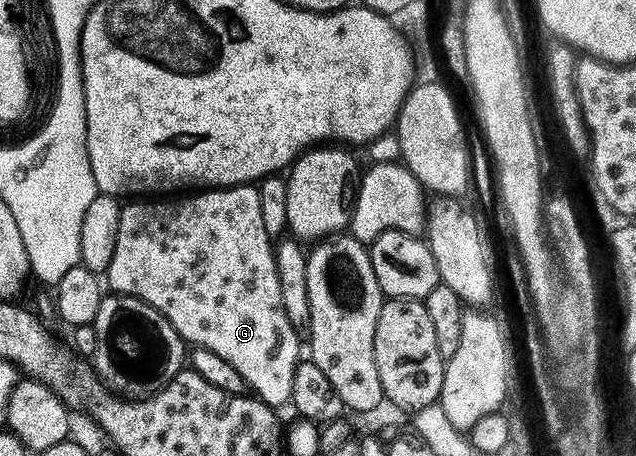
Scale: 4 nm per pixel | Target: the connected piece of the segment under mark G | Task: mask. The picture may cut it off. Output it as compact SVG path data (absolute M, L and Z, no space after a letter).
M256 184L209 187L204 191L194 192L192 195L177 195L172 199L133 199L122 204L119 235L115 239L115 255L111 255L111 263L107 270L107 285L108 288L109 285L113 288L110 290L114 294L122 297L134 297L155 307L155 311L163 314L171 323L171 327L175 327L175 331L190 346L215 351L215 355L219 355L219 359L227 359L227 363L231 363L231 367L235 367L235 371L239 371L246 386L260 400L274 407L290 404L291 387L295 383L295 367L303 357L303 341L302 338L301 341L297 338L300 337L299 331L295 327L291 327L291 319L287 319L287 311L283 309L283 291L279 291L275 245L267 235L267 227L263 227L263 211L259 207L259 191Z

